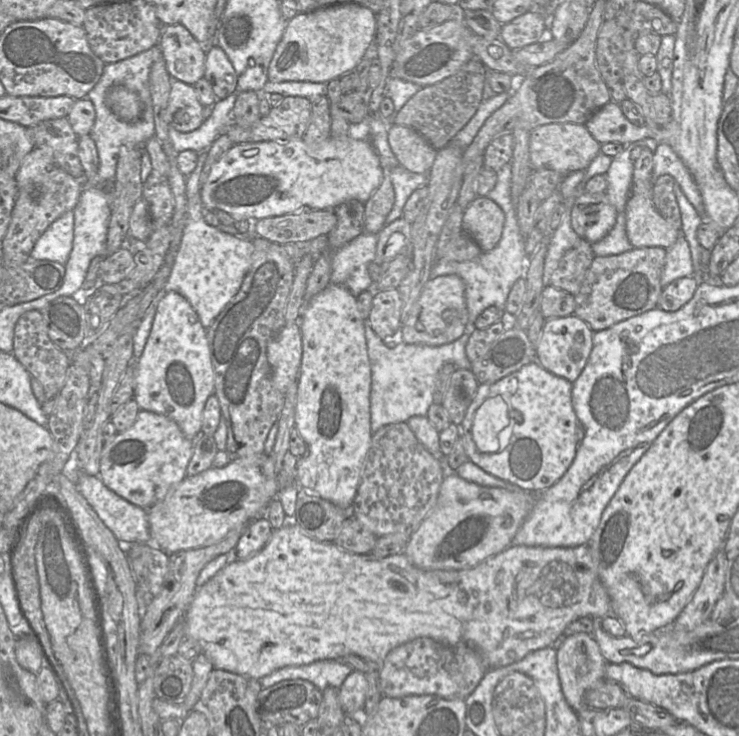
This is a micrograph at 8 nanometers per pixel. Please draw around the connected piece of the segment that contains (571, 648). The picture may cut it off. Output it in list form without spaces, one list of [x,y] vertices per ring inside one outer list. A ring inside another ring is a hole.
[[[575,633],[557,648],[557,667],[561,688],[571,708],[579,713],[586,709],[584,694],[596,682],[605,679],[607,661],[591,634]]]

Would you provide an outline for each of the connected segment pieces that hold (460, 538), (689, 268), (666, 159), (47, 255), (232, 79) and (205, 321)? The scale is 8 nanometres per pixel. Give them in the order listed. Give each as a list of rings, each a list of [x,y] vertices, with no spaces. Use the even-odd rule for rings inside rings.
[[[447,472],[430,513],[411,534],[404,554],[415,567],[425,570],[464,570],[475,567],[509,547],[525,519],[529,516],[539,492],[486,487],[464,480],[455,472]]]
[[[684,236],[667,250],[665,263],[661,273],[661,286],[665,288],[671,282],[694,275],[689,244]]]
[[[658,144],[653,155],[652,184],[664,174],[674,178],[689,202],[704,216],[702,196],[690,171],[669,145]]]
[[[69,211],[55,220],[38,239],[30,259],[49,260],[65,266],[74,238],[74,212]]]
[[[217,45],[208,48],[205,65],[204,77],[211,84],[218,100],[233,94],[238,75],[224,50]]]
[[[206,150],[198,153],[197,166],[186,178],[187,218],[182,240],[163,290],[157,293],[149,305],[134,334],[133,356],[135,359],[139,359],[144,351],[158,303],[166,292],[175,291],[183,295],[197,312],[202,325],[208,330],[216,317],[238,293],[250,268],[254,251],[252,240],[222,232],[205,221],[200,193],[200,175],[207,155]]]

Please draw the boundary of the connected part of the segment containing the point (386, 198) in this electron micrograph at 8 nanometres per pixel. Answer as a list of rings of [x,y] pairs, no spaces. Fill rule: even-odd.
[[[383,168],[383,180],[379,188],[365,203],[365,231],[378,234],[385,226],[387,215],[393,208],[395,193],[391,180],[392,168]]]

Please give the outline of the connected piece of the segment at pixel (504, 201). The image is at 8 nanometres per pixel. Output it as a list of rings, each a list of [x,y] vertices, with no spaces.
[[[507,163],[498,172],[497,182],[488,193],[488,198],[493,200],[505,214],[505,224],[502,237],[497,246],[488,252],[482,252],[480,256],[471,261],[465,261],[456,265],[454,274],[458,275],[465,284],[465,298],[468,309],[468,324],[474,325],[478,316],[488,307],[495,306],[504,309],[509,292],[515,282],[525,277],[528,256],[526,253],[526,238],[522,235],[516,208],[511,199],[511,163]]]

